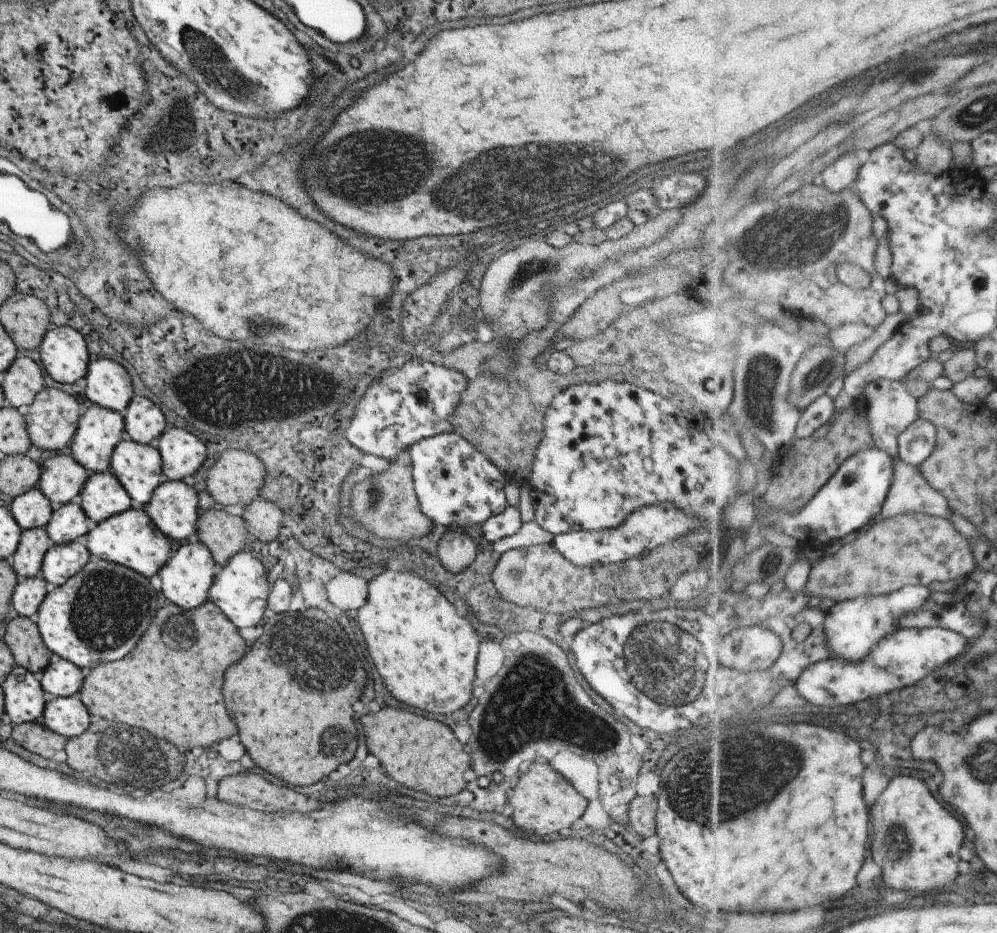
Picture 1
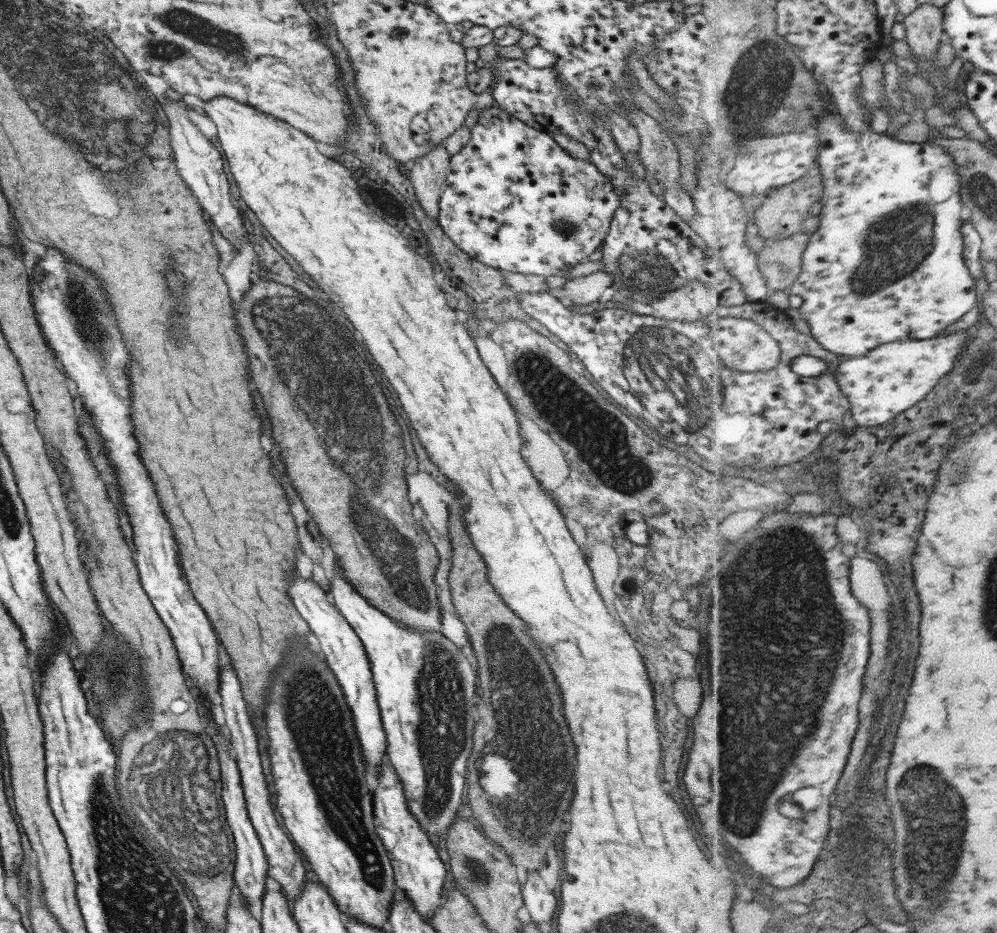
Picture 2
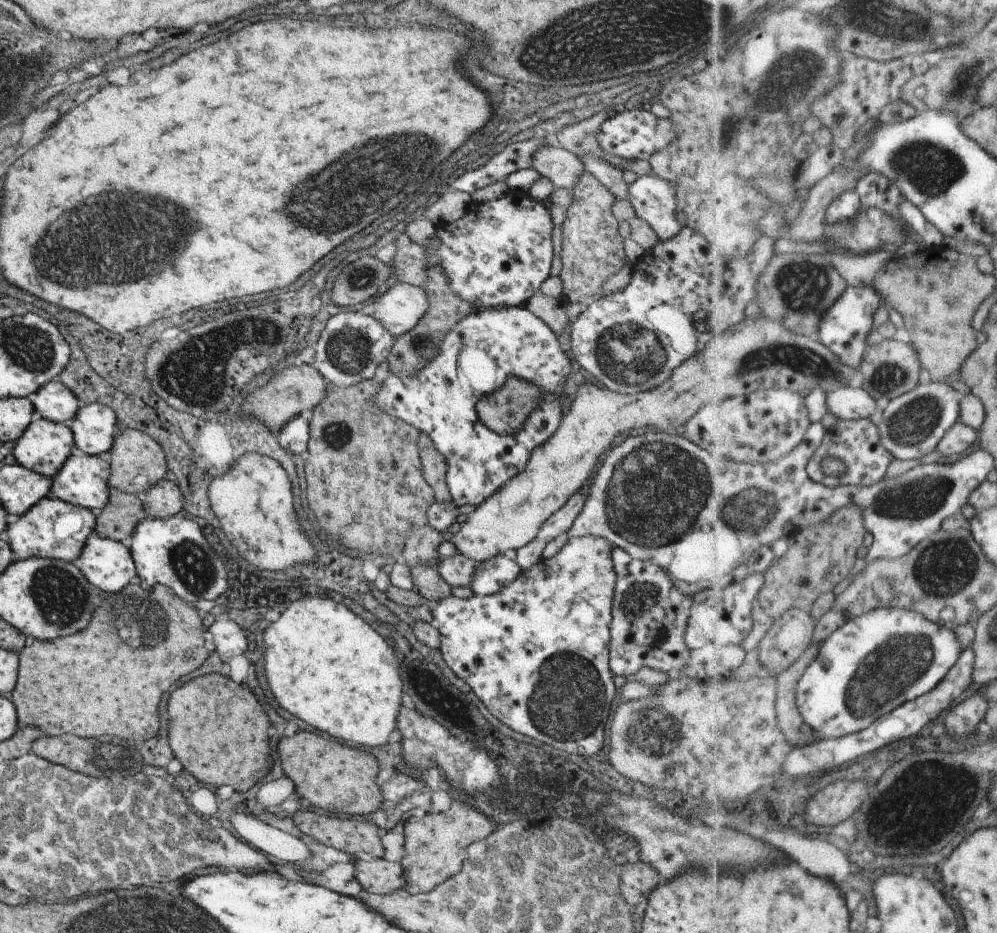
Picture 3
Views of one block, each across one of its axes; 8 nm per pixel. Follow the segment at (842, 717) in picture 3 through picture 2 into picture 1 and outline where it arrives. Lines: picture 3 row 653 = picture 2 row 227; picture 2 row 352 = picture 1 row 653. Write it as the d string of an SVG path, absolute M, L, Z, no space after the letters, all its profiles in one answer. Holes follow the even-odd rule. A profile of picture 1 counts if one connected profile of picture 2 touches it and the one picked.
M905 585L905 588L901 588L895 594L837 602L829 610L826 618L826 632L823 634L823 640L828 642L830 649L834 652L833 657L847 659L851 662L866 658L883 638L901 628L898 620L905 613L922 609L929 595L932 594L927 585Z

